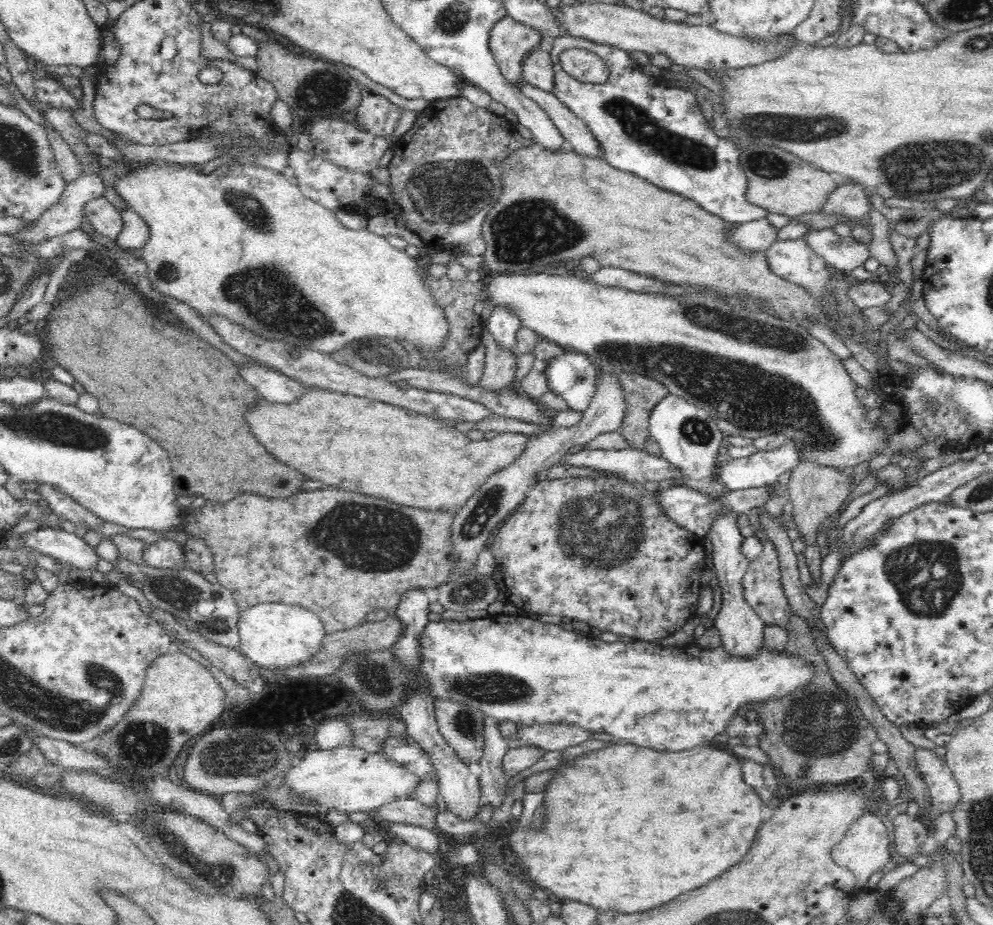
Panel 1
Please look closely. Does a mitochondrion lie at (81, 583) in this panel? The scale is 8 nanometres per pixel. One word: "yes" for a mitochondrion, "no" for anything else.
no

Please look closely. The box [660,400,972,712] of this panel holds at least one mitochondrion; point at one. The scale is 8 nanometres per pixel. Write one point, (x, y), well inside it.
(927, 575)

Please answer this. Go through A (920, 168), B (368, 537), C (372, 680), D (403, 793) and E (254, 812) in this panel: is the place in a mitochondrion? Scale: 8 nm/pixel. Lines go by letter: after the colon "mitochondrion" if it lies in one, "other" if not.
A: mitochondrion
B: mitochondrion
C: mitochondrion
D: other
E: other

